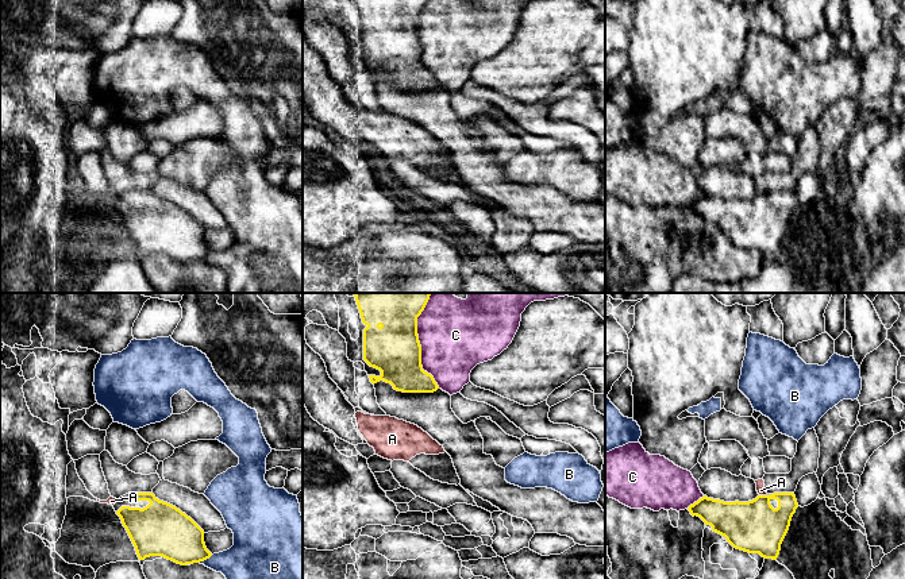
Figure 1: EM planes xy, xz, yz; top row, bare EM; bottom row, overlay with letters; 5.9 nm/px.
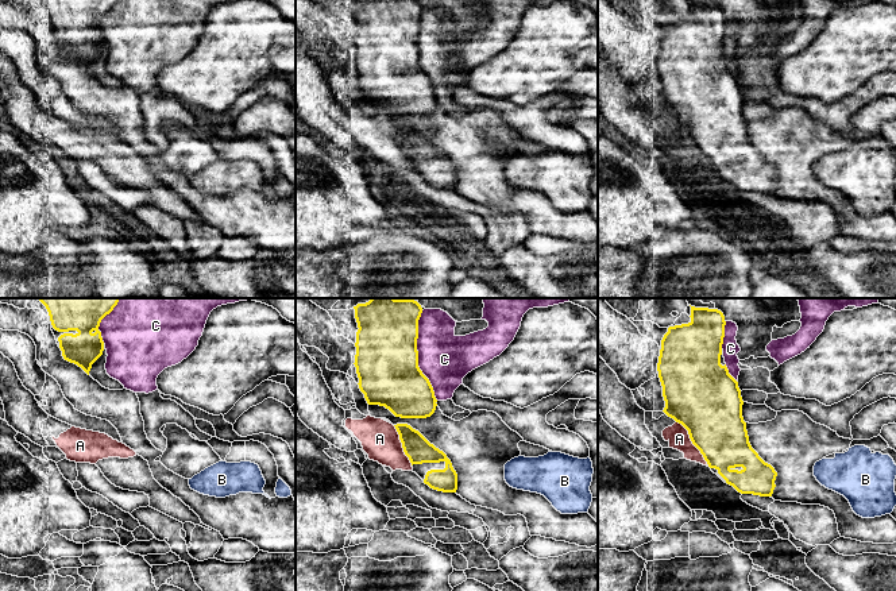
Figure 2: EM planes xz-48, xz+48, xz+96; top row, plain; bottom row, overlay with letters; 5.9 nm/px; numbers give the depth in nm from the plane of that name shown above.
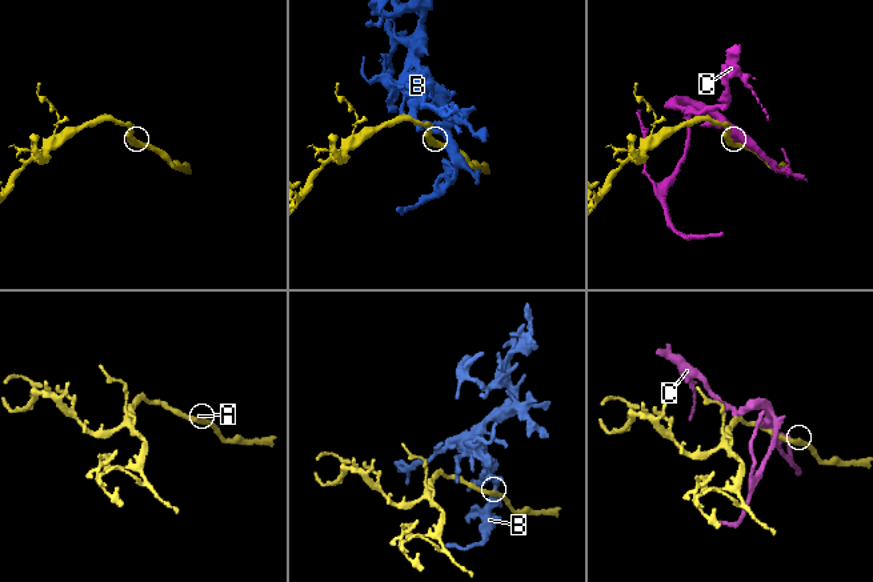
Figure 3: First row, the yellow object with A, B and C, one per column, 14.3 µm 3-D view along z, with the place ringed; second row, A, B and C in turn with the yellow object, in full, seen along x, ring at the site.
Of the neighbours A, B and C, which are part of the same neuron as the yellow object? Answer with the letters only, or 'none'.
none

